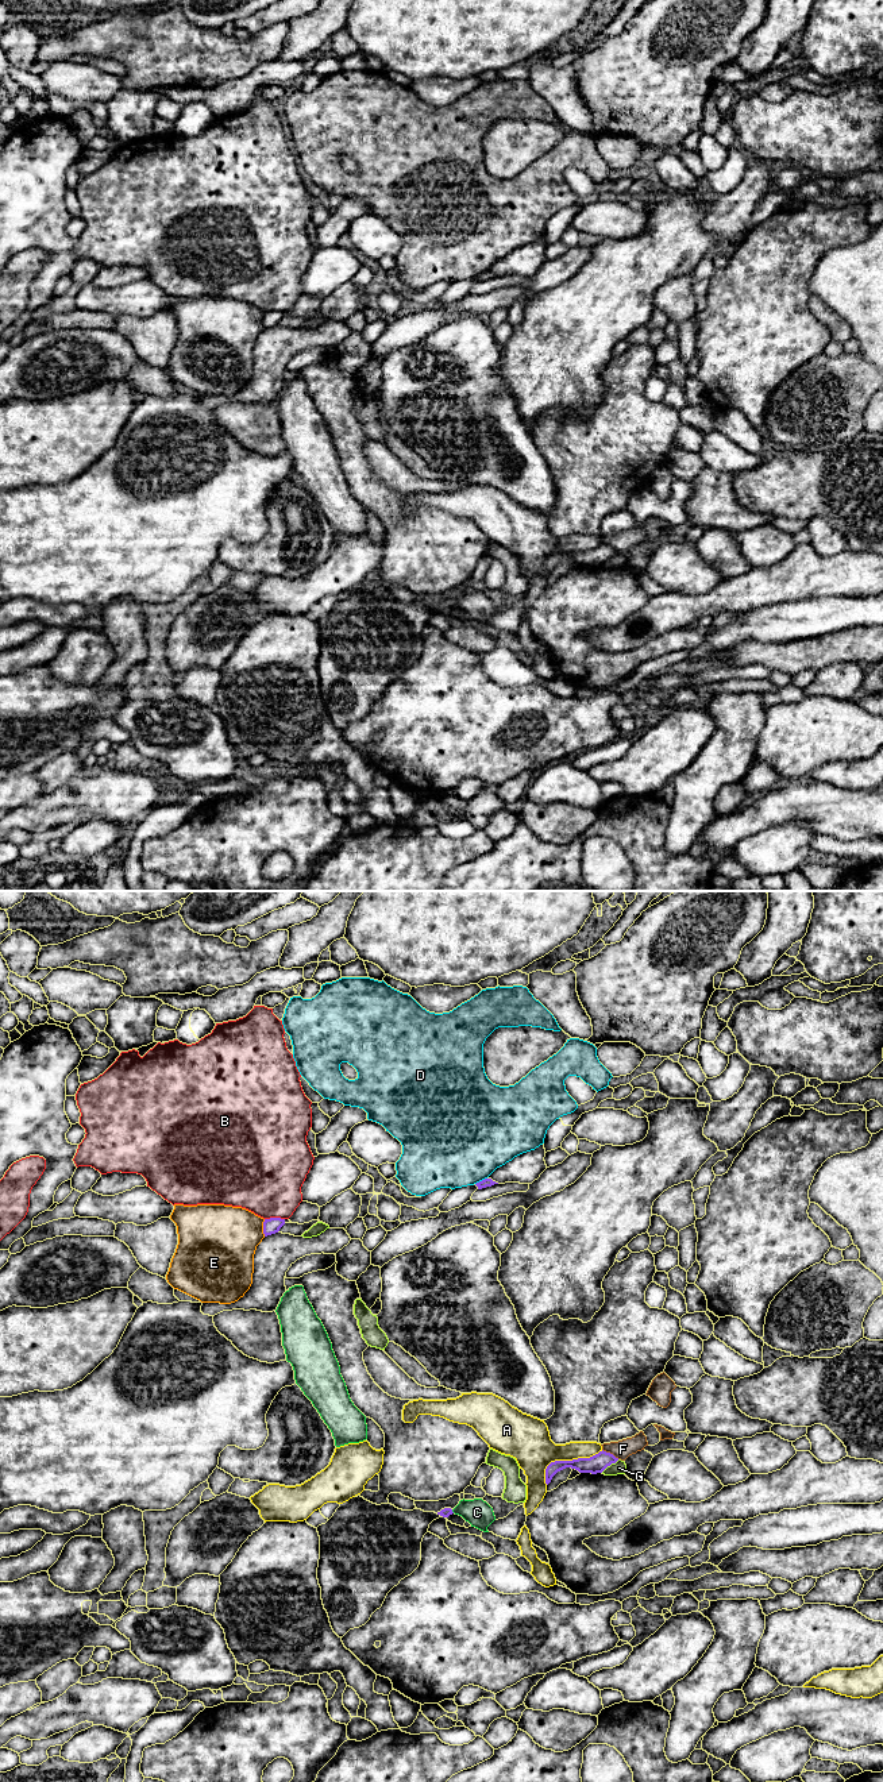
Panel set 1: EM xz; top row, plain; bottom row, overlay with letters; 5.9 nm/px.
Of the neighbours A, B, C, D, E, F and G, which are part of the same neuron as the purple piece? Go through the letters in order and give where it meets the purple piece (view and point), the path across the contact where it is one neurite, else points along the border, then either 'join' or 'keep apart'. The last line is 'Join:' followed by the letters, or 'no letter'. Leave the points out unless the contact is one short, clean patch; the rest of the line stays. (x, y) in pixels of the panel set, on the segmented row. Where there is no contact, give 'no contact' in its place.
A: contact xz (566, 1461); keep apart
B: contact xz (274, 1218); keep apart
C: contact xz (451, 1511); keep apart
D: contact xz (482, 1180); keep apart
E: contact xz (263, 1227); keep apart
F: contact xz (609, 1453); border xz (602, 1449), (619, 1458); keep apart
G: contact xz (609, 1465); keep apart
Join: no letter

